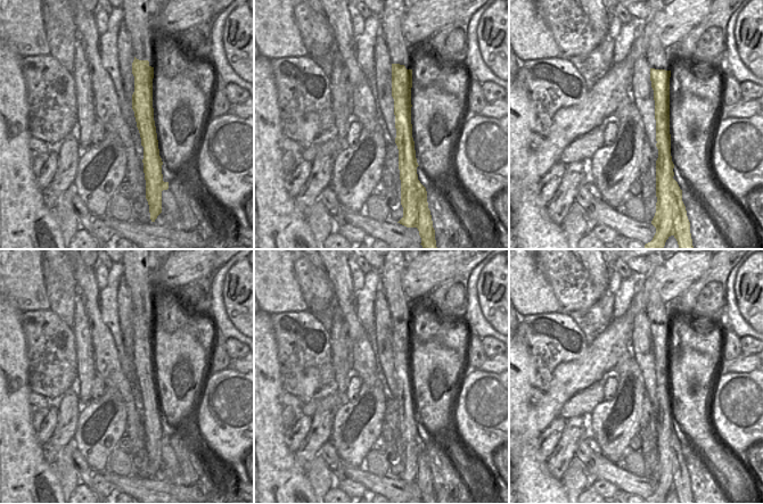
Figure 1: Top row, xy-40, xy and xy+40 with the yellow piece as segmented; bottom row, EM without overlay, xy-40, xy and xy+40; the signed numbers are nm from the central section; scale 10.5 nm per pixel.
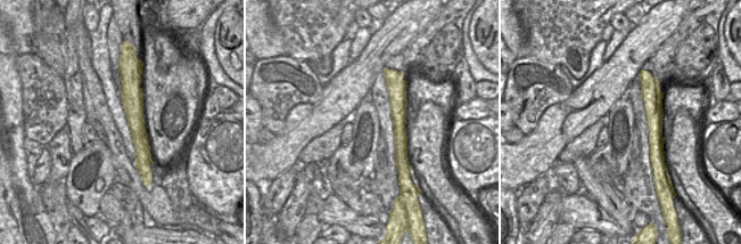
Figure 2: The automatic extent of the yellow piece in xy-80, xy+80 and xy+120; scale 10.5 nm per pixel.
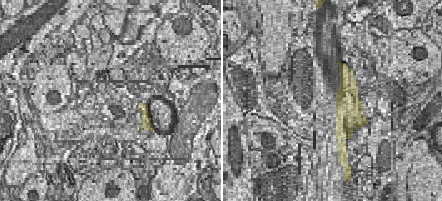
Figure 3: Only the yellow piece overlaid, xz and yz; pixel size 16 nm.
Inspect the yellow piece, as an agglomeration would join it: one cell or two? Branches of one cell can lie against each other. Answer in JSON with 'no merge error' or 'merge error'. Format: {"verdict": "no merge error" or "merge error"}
{"verdict": "merge error"}

